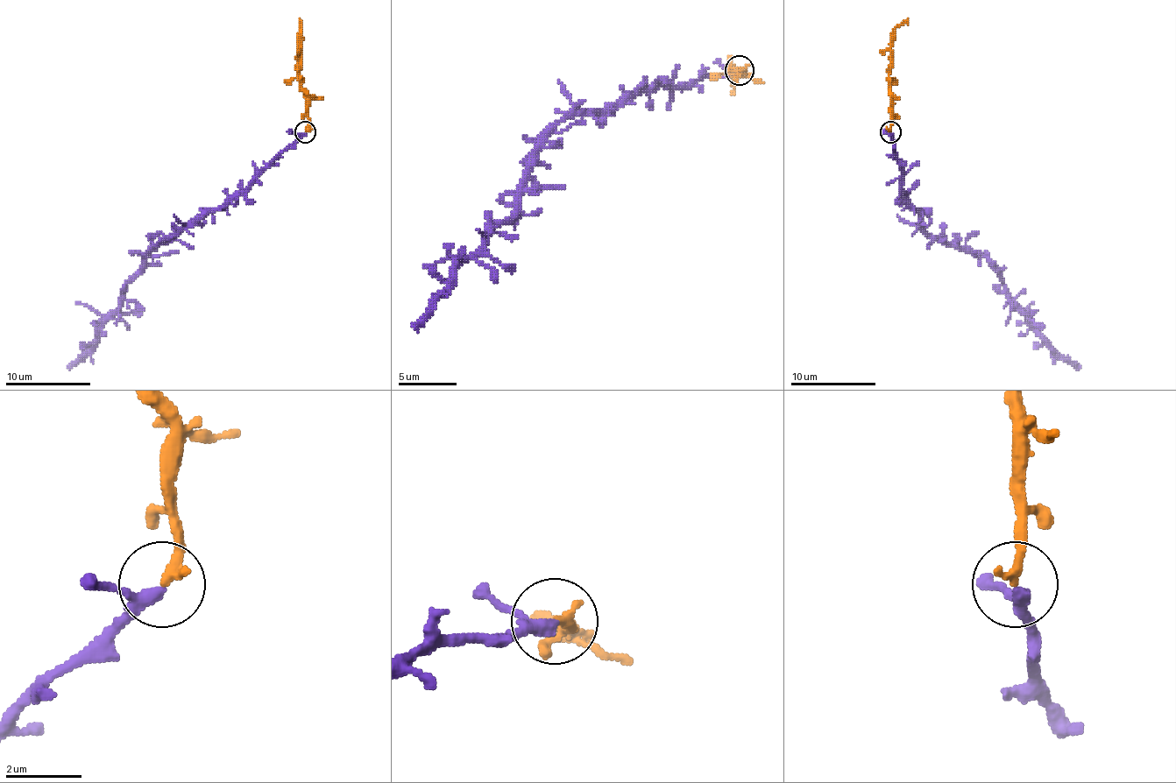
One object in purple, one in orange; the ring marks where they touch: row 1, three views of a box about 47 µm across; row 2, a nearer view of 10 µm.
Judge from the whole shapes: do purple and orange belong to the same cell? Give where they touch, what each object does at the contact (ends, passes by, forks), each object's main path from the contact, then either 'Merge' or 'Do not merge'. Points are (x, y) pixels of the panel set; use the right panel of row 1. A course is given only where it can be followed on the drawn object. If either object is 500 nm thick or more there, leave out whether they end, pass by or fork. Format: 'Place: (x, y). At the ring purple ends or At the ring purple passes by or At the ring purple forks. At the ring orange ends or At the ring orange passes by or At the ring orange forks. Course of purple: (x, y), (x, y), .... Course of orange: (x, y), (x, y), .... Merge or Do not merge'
Place: (890, 131). At the ring purple passes by. At the ring orange ends. Course of purple: (890, 133), (902, 188), (920, 212), (920, 225), (939, 240), (984, 257), (1006, 285), (1008, 299), (1080, 368). Course of orange: (890, 131), (890, 33), (908, 18). Merge

